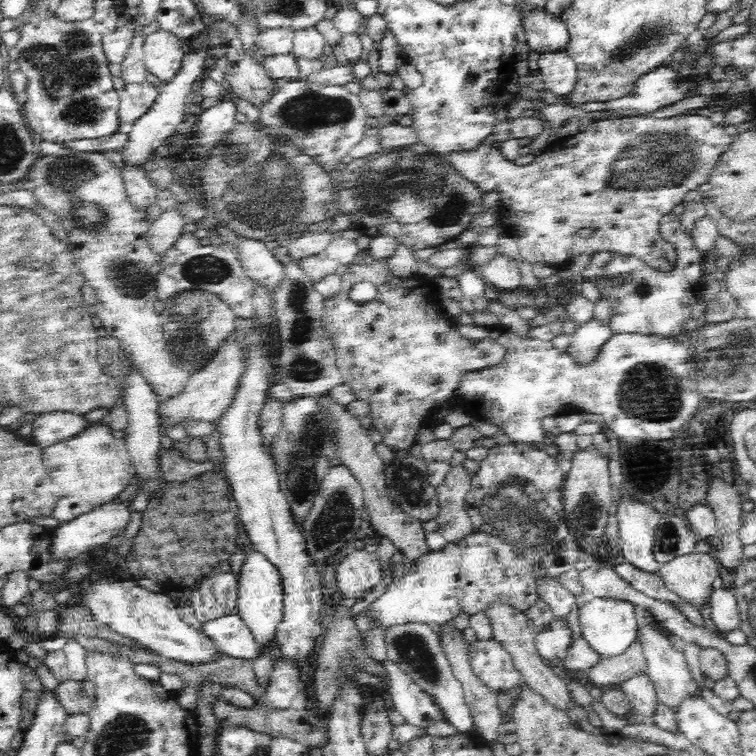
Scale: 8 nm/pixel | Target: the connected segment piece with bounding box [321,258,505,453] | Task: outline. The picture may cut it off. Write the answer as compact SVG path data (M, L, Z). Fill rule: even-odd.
M386 258L377 259L373 265L351 264L342 277L340 292L325 299L321 318L335 348L335 364L342 372L344 385L348 385L354 398L370 405L369 416L383 436L381 442L390 446L394 453L406 450L417 443L418 431L430 424L430 417L446 406L448 399L456 394L462 374L496 366L504 359L504 347L491 338L464 338L454 320L448 319L448 315L441 310L439 301L430 301L430 287L426 285L425 279L403 279L390 274ZM357 282L372 282L377 288L375 298L363 303L350 299L348 292Z

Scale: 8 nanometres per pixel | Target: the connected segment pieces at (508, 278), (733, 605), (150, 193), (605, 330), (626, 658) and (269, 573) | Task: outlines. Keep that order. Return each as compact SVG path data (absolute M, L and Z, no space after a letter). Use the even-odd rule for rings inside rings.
M496 254L489 262L477 268L477 271L488 286L500 292L512 292L520 288L520 280L522 280L518 265L516 259L504 254Z
M723 587L714 590L709 599L712 620L718 628L719 634L730 634L740 629L741 619L737 612L737 601L731 590Z
M142 165L124 166L119 168L119 174L124 181L125 191L132 206L148 210L151 205L155 205L160 190L150 181Z
M594 318L580 325L570 335L569 347L566 351L579 366L592 366L600 356L599 350L612 335L609 323Z
M634 641L624 654L600 659L592 668L588 669L585 680L601 690L604 686L622 684L638 672L647 672L646 657L644 657L640 643Z
M256 550L248 552L237 585L238 611L258 644L265 645L274 640L284 622L284 592L284 580L274 564Z

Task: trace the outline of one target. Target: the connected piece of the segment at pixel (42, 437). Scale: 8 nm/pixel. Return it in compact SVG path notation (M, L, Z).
M58 410L42 413L33 420L30 440L33 441L33 444L40 446L41 449L45 449L57 442L78 436L93 424L94 422L90 422L84 417L84 414L76 414L75 412Z

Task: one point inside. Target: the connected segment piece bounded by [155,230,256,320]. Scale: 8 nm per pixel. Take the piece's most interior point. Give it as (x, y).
(189, 264)

